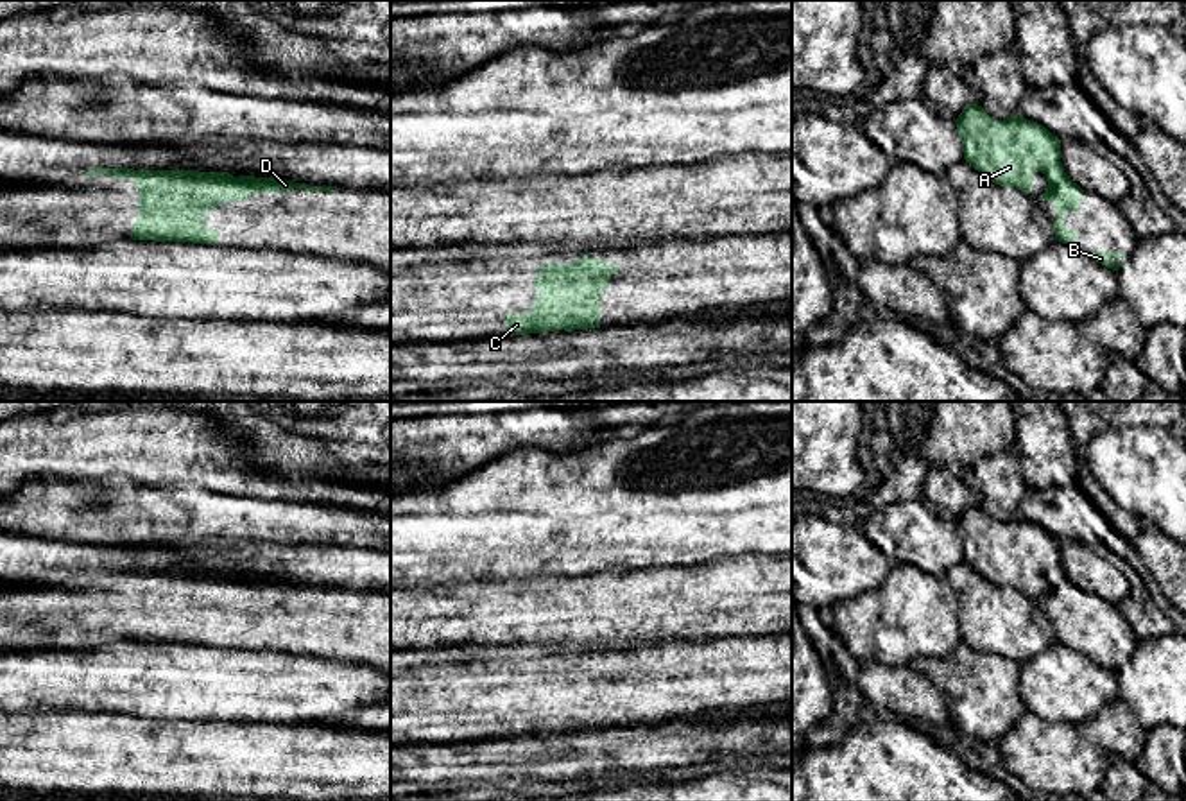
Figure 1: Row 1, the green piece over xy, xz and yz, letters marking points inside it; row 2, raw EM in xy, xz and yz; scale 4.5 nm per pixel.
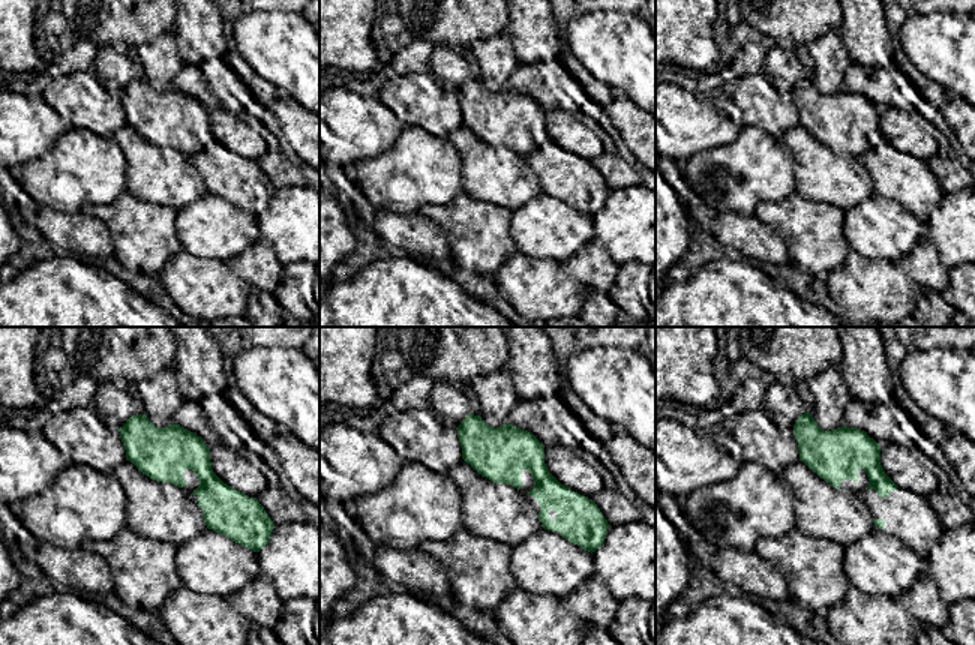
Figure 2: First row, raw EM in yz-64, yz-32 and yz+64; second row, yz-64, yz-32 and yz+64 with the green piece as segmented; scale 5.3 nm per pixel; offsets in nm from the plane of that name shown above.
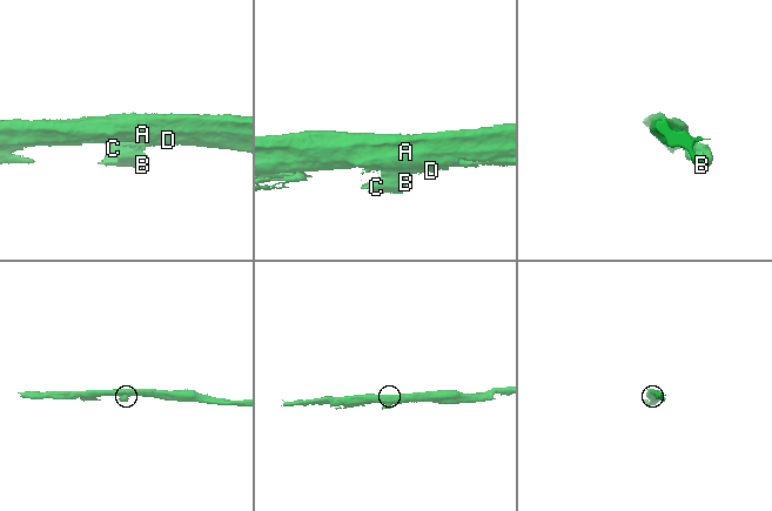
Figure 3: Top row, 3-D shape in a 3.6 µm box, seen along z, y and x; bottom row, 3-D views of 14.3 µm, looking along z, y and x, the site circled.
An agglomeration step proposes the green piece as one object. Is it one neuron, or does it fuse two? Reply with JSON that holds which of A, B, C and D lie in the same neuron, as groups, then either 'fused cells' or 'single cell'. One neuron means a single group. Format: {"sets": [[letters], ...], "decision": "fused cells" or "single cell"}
{"sets": [["A", "B", "C", "D"]], "decision": "single cell"}

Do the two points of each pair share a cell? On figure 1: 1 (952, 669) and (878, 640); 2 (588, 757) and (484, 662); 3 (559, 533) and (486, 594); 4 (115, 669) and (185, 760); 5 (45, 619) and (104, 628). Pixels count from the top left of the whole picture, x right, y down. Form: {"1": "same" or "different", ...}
{"1": "different", "2": "different", "3": "different", "4": "different", "5": "same"}

